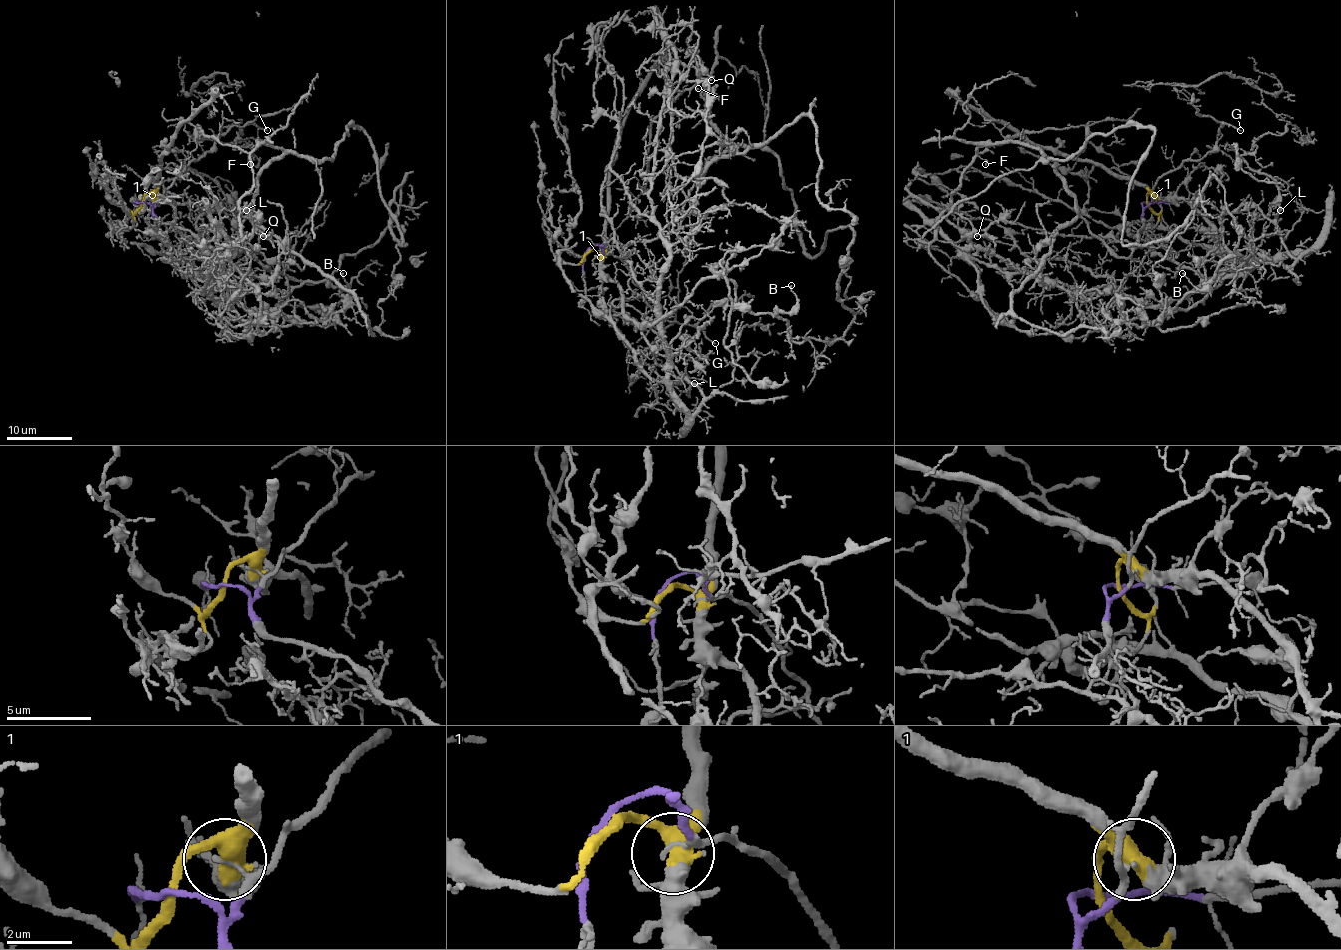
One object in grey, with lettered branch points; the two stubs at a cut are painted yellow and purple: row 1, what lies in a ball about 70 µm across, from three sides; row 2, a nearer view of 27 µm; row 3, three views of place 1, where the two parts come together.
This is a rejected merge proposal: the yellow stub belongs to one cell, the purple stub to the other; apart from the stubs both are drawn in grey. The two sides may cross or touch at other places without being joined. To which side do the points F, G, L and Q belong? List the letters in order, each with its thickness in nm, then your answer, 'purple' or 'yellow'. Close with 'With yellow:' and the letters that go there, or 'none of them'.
F: 120 nm thick; purple
G: 140 nm thick; purple
L: 110 nm thick; yellow
Q: 150 nm thick; yellow
With yellow: L, Q

